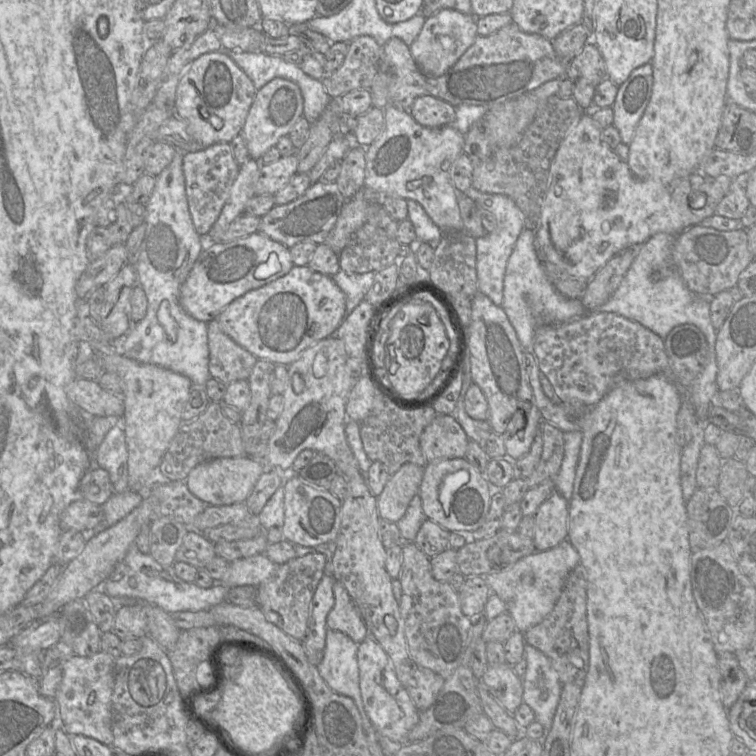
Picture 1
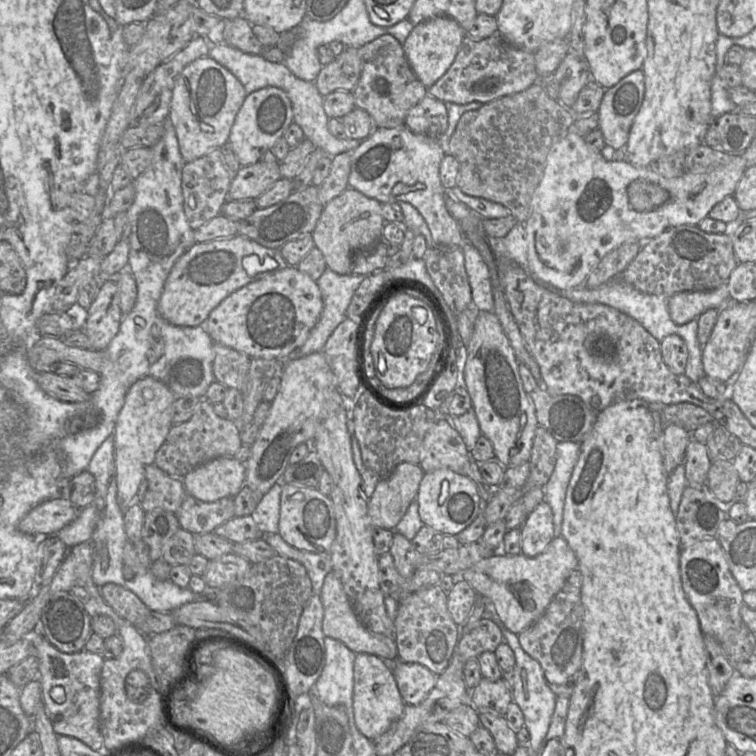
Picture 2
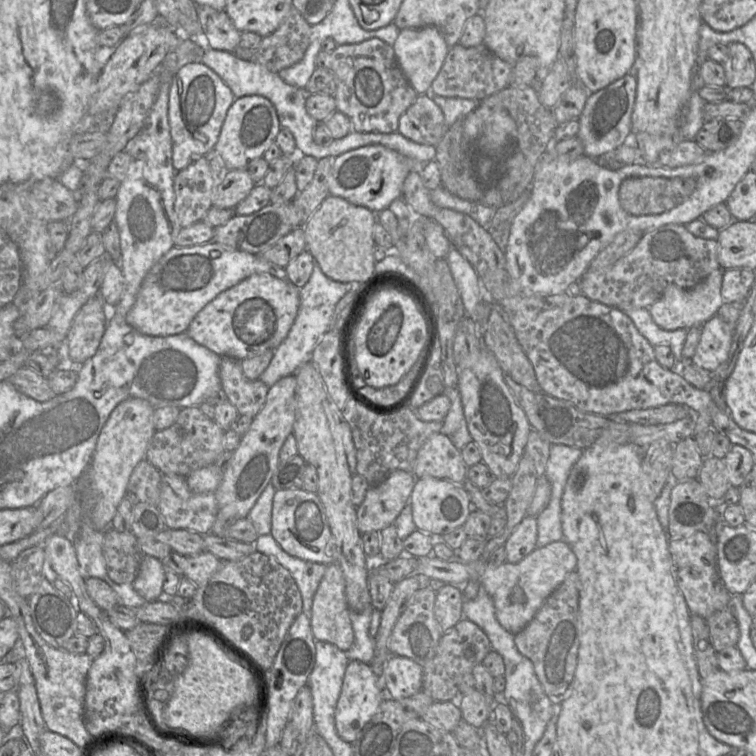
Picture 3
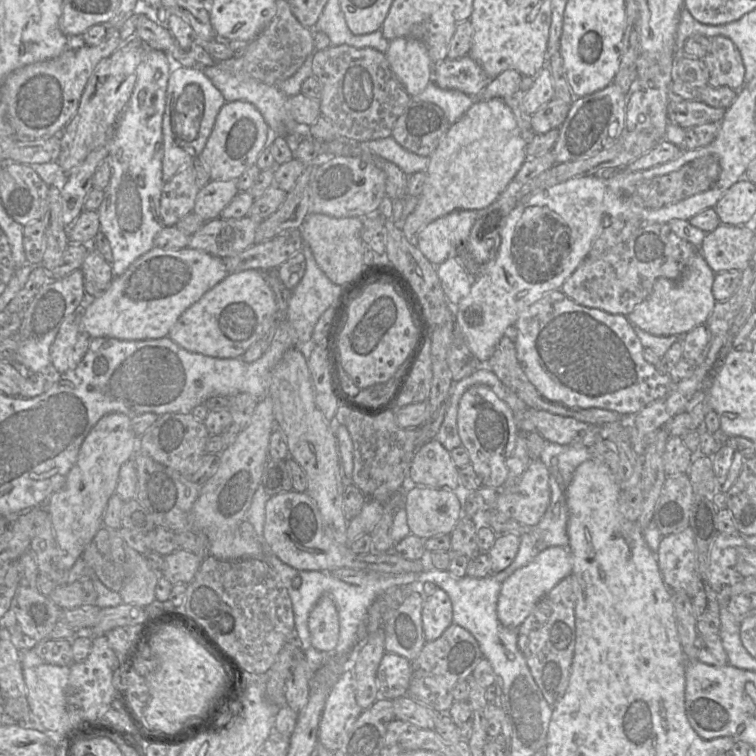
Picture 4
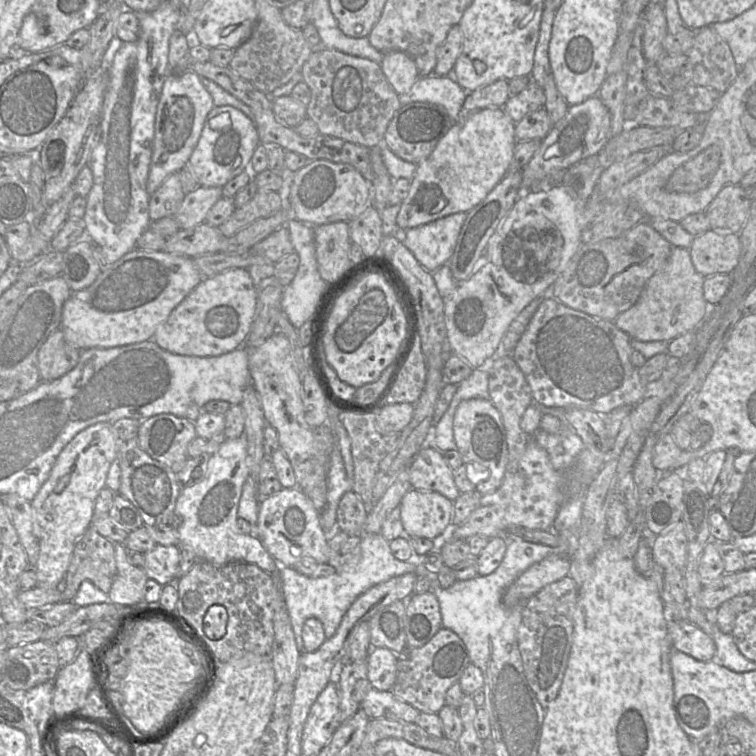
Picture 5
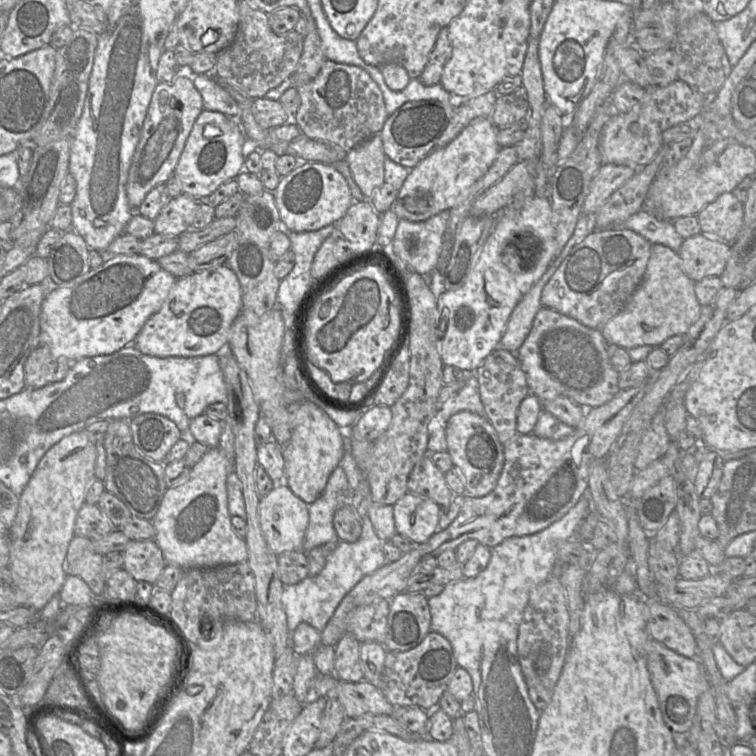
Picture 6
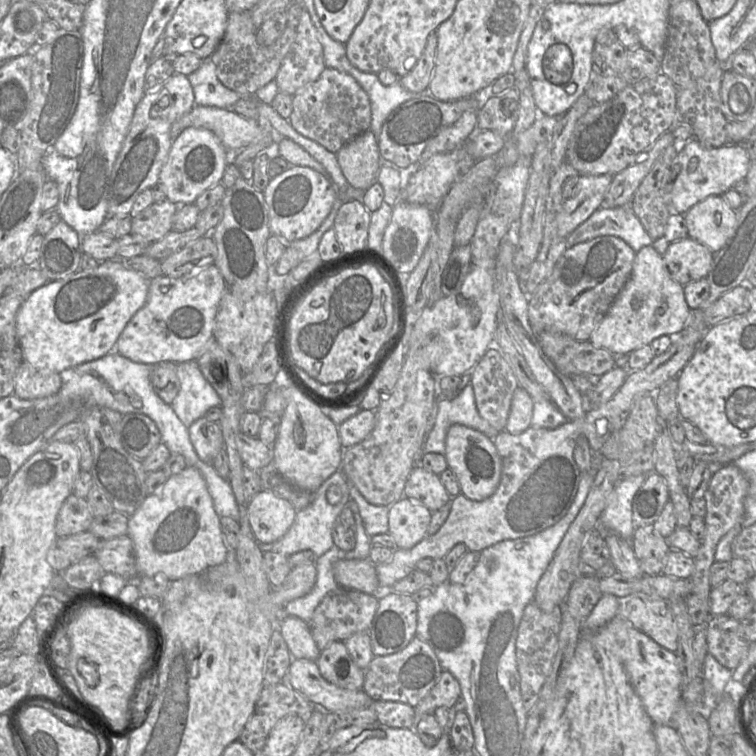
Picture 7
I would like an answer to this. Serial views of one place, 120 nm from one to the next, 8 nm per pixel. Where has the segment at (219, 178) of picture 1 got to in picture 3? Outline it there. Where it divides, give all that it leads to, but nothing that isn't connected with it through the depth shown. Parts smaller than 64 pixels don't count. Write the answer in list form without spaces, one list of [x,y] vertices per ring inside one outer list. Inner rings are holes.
[[[206,157],[177,171],[174,178],[174,210],[182,227],[201,221],[212,207],[218,179]]]

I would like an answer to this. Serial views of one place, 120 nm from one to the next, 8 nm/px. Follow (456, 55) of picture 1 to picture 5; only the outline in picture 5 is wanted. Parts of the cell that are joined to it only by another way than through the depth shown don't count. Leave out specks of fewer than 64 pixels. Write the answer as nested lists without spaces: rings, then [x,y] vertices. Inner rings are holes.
[[[400,51],[384,53],[381,68],[389,84],[398,95],[407,94],[420,78],[414,60]]]

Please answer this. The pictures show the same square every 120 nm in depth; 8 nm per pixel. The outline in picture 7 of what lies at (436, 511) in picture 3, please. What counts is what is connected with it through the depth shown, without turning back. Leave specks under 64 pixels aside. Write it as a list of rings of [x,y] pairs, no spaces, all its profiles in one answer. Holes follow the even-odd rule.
[[[405,496],[390,506],[388,513],[388,534],[390,534],[398,549],[410,549],[427,536],[427,529],[432,512],[424,505],[414,502]]]

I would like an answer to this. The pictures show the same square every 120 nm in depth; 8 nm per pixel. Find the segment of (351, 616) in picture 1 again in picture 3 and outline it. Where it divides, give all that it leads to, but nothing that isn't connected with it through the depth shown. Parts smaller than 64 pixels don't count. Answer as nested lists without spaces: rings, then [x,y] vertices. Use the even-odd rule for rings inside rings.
[[[336,563],[327,565],[316,590],[310,613],[310,626],[315,640],[331,643],[342,651],[350,649],[354,642],[350,608],[345,596],[345,581],[342,570]]]

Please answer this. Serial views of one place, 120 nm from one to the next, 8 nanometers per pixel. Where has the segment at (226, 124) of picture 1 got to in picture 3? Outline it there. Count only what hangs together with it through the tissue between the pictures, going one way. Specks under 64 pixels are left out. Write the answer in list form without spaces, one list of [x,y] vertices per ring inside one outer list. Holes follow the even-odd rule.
[[[191,62],[177,70],[171,79],[168,104],[172,163],[176,171],[186,168],[214,149],[228,109],[235,100],[228,85],[202,62]]]

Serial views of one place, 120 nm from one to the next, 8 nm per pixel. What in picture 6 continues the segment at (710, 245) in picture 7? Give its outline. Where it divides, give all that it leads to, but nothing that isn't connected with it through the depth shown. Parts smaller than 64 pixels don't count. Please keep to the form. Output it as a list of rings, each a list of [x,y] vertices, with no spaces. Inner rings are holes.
[[[731,192],[719,195],[696,215],[701,233],[731,243],[744,226],[744,208]]]

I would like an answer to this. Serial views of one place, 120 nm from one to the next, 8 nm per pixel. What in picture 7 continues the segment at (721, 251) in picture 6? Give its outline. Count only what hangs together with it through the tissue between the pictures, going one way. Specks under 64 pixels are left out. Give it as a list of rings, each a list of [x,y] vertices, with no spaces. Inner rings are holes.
[[[686,237],[670,242],[662,257],[670,277],[684,286],[706,278],[713,254],[705,245]]]

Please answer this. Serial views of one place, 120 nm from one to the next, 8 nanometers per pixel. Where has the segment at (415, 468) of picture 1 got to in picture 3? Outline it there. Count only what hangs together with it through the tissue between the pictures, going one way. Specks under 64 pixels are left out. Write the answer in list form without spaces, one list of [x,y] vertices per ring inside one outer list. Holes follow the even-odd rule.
[[[395,470],[384,481],[371,486],[363,502],[356,509],[360,533],[380,532],[393,524],[409,503],[416,479],[412,472]]]

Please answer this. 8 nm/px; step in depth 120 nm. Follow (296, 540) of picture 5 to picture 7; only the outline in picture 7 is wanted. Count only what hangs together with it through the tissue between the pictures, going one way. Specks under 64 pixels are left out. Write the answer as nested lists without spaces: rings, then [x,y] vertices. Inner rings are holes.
[[[262,490],[247,503],[247,514],[258,543],[277,541],[289,530],[297,510],[270,490]]]

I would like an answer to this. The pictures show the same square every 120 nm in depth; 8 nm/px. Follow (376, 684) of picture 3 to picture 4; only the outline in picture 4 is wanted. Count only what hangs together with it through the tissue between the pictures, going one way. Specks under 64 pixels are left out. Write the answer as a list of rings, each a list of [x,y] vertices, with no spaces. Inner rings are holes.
[[[345,670],[325,701],[318,727],[318,742],[335,752],[362,711],[356,702],[351,670]]]

